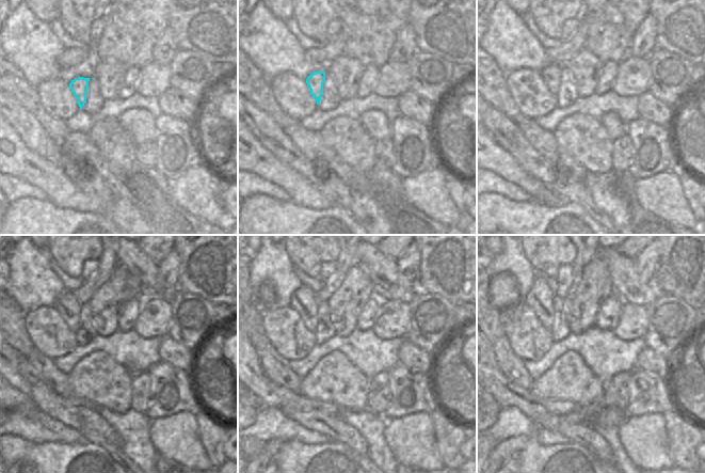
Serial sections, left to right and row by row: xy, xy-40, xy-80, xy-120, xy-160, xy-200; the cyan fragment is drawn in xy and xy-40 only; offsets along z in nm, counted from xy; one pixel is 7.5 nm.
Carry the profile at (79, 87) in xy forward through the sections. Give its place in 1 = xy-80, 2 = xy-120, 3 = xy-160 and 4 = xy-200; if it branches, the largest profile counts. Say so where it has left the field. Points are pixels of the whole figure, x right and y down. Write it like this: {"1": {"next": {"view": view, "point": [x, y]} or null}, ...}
{"1": {"next": {"view": "xy-80", "point": [551, 74]}}, "2": {"next": {"view": "xy-120", "point": [67, 305]}}, "3": {"next": {"view": "xy-160", "point": [303, 300]}}, "4": {"next": {"view": "xy-200", "point": [540, 298]}}}

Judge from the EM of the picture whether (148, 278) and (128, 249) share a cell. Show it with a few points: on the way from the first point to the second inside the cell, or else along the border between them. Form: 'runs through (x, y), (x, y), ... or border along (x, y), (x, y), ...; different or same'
runs through (145, 270), (131, 256); same

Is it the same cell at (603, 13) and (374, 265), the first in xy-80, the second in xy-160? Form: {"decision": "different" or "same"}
{"decision": "same"}

